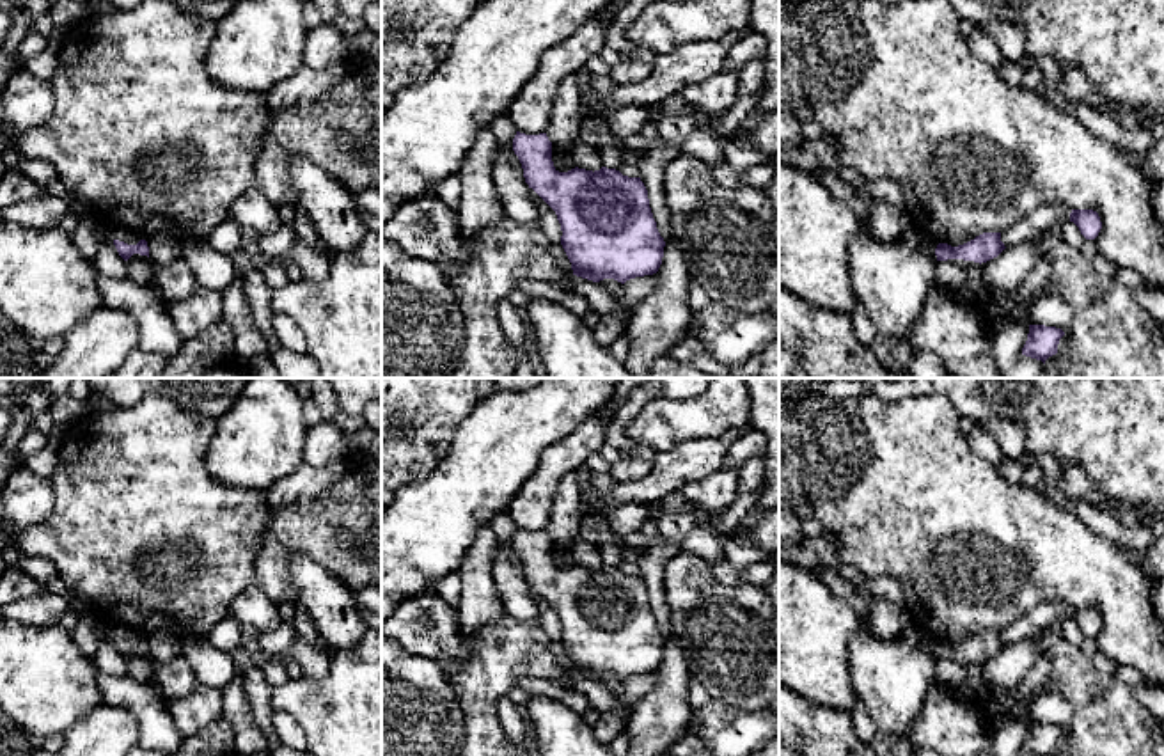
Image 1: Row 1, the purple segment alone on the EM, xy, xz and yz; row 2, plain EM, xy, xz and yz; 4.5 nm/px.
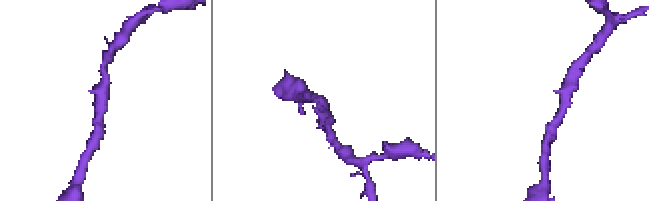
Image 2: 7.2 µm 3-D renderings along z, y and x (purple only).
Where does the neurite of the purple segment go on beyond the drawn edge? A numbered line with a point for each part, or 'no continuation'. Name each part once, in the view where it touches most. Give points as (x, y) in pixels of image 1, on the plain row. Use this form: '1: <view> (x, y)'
no continuation

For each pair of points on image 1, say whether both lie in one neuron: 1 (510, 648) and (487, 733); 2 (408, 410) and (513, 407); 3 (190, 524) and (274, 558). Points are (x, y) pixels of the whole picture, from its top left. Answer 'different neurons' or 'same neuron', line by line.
1: same neuron
2: different neurons
3: different neurons

